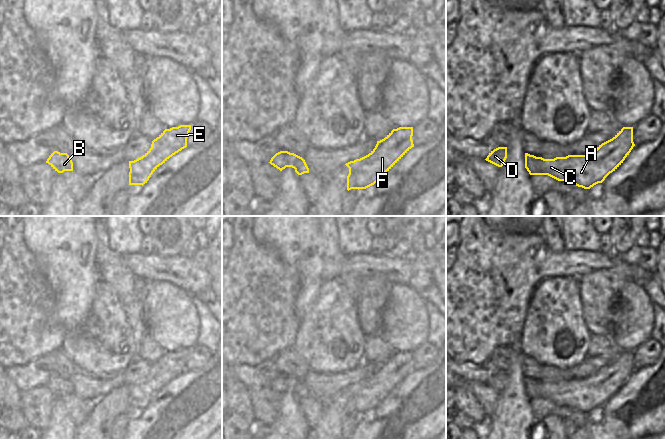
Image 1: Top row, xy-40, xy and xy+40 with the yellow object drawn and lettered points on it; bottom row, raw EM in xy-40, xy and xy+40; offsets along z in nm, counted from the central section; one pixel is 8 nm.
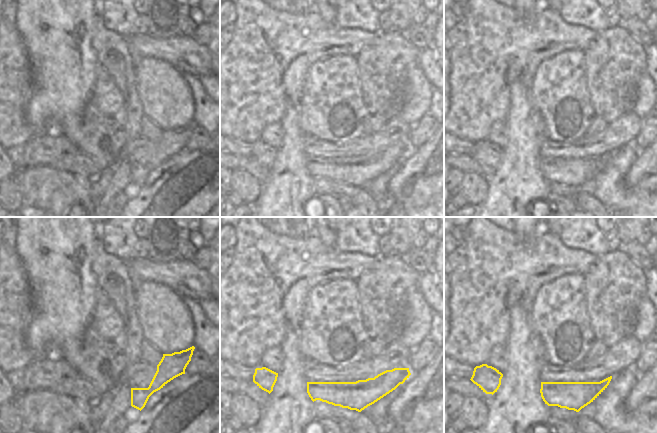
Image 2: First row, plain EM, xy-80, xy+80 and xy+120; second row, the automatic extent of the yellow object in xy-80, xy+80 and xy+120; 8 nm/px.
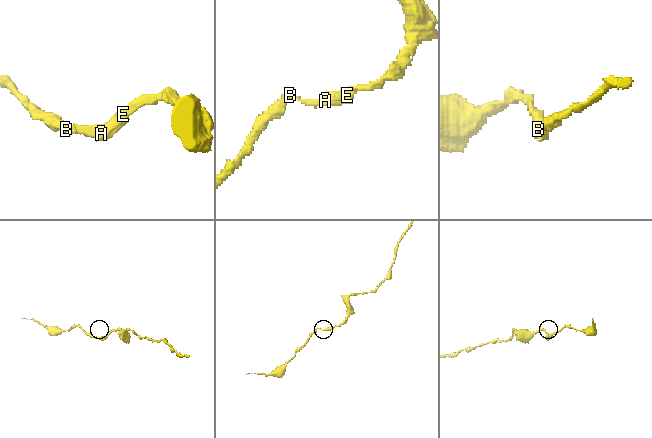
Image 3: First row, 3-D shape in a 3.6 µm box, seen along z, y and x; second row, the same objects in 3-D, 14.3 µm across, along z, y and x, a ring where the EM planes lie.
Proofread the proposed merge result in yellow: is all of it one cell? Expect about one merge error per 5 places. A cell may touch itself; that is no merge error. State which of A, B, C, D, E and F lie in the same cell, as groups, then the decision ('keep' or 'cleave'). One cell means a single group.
A B C D E F | keep

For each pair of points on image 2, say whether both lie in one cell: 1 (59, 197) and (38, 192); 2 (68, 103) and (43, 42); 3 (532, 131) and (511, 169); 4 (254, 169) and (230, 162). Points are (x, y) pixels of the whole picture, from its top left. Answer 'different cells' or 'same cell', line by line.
1: different cells
2: same cell
3: same cell
4: same cell

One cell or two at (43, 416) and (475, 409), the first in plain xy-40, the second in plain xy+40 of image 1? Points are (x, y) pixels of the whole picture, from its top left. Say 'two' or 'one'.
two

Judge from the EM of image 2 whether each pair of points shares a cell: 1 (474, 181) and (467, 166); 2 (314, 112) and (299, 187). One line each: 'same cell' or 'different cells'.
1: different cells
2: different cells

